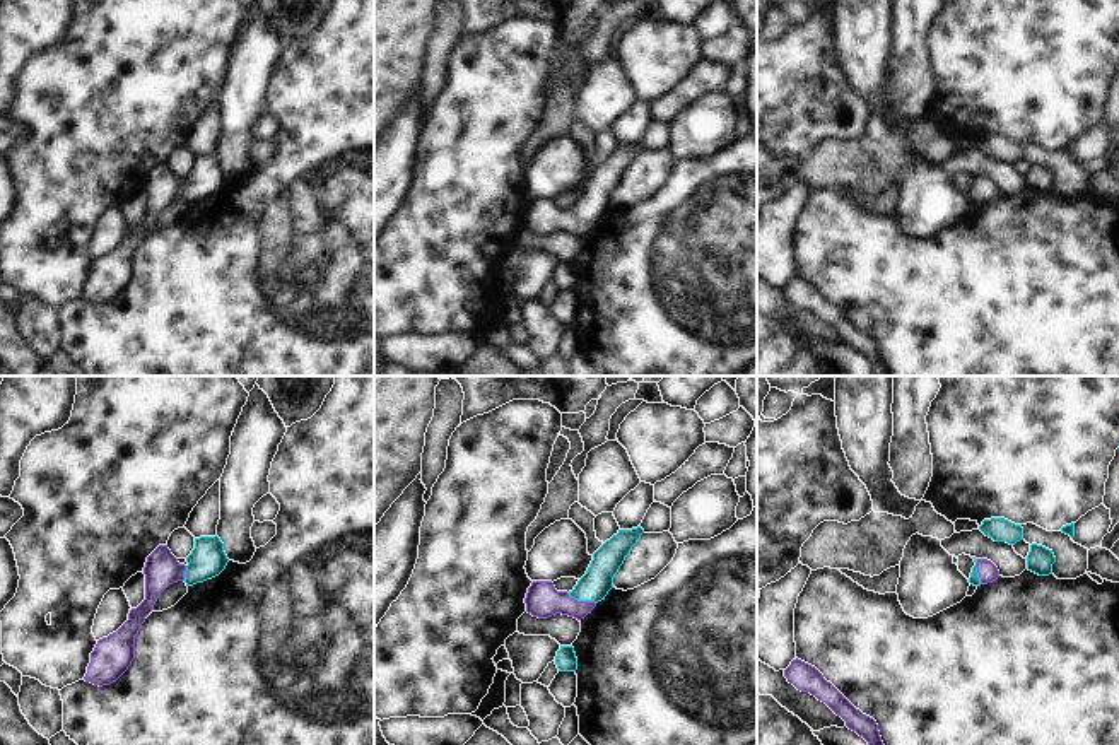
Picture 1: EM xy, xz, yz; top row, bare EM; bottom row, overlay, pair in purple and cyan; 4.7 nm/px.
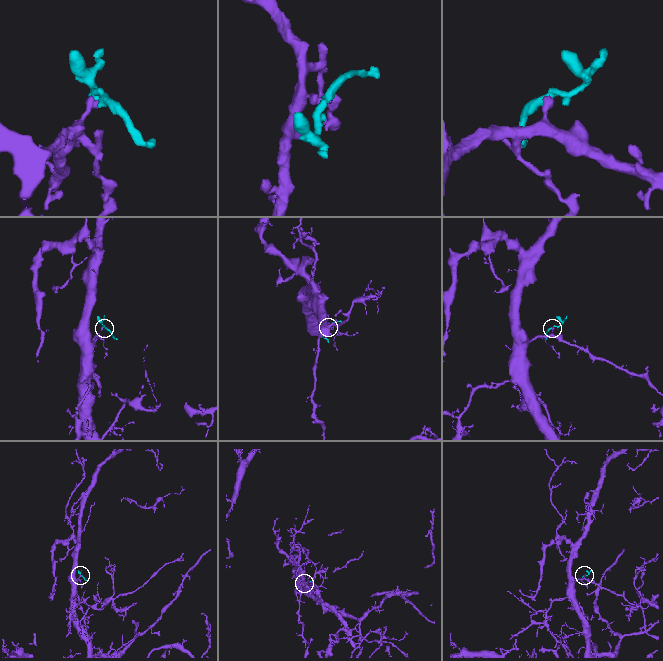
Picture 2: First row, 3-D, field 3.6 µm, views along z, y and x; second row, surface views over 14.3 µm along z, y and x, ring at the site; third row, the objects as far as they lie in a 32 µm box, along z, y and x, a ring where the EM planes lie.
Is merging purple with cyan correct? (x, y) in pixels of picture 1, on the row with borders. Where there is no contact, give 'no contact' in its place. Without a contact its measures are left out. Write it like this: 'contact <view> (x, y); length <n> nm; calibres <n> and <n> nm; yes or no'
contact xz (581, 602); length 140 nm; calibres 160 and 140 nm; yes

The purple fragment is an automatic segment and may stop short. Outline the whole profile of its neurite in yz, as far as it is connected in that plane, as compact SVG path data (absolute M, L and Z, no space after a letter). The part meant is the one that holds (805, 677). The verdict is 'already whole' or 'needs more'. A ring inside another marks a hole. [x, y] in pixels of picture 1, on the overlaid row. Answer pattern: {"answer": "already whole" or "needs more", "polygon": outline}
{"answer": "already whole", "polygon": "M796 658L784 670L784 677L798 690L810 692L825 702L846 721L846 726L863 736L868 745L883 745L876 721L856 709L815 666Z"}

